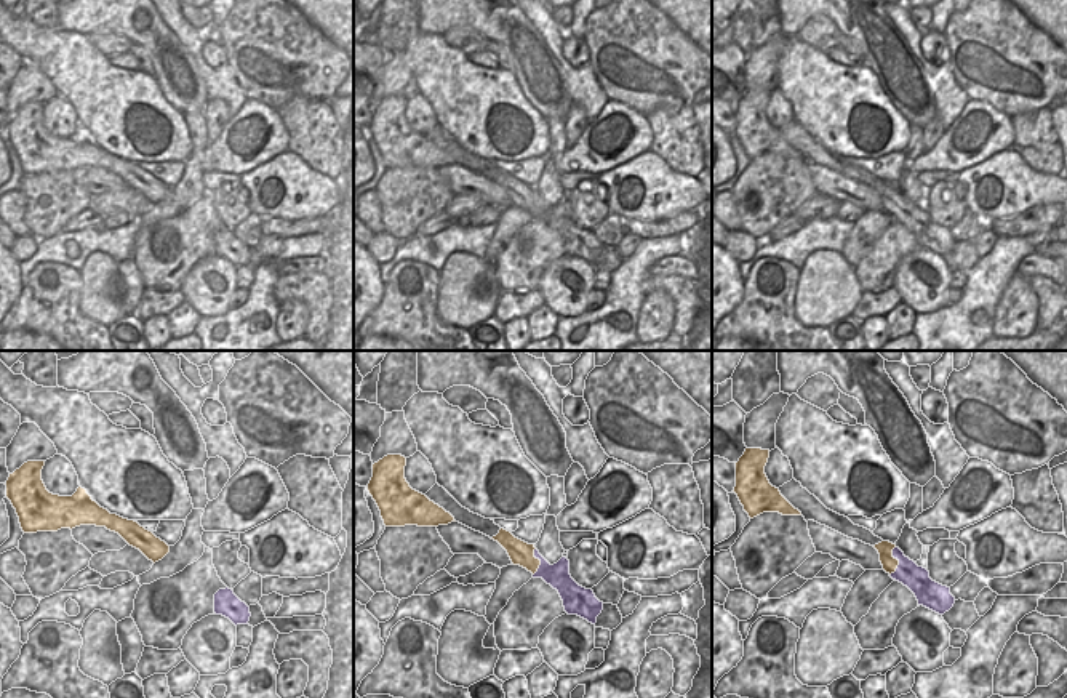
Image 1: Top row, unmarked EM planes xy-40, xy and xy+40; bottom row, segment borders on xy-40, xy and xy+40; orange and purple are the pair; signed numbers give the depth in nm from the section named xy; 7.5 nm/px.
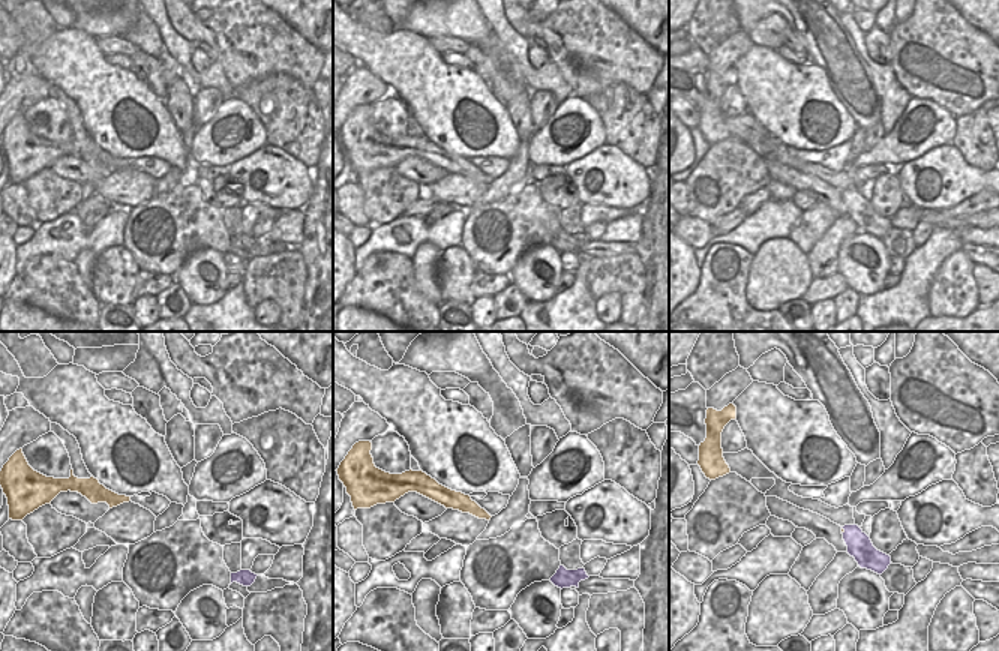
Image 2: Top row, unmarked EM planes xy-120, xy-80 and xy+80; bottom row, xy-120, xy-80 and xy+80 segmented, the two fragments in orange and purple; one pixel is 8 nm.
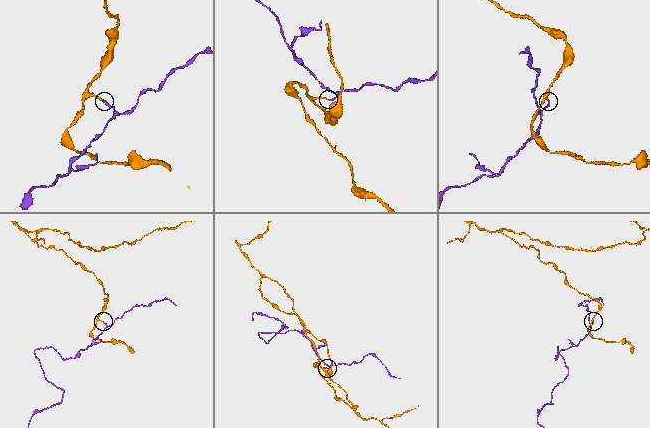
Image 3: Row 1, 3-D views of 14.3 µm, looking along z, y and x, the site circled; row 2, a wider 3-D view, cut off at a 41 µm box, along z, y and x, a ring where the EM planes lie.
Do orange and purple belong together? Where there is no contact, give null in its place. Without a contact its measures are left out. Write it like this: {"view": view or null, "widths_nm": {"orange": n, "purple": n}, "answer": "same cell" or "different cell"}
{"view": "xy+40", "widths_nm": {"orange": 120, "purple": 190}, "answer": "different cell"}

